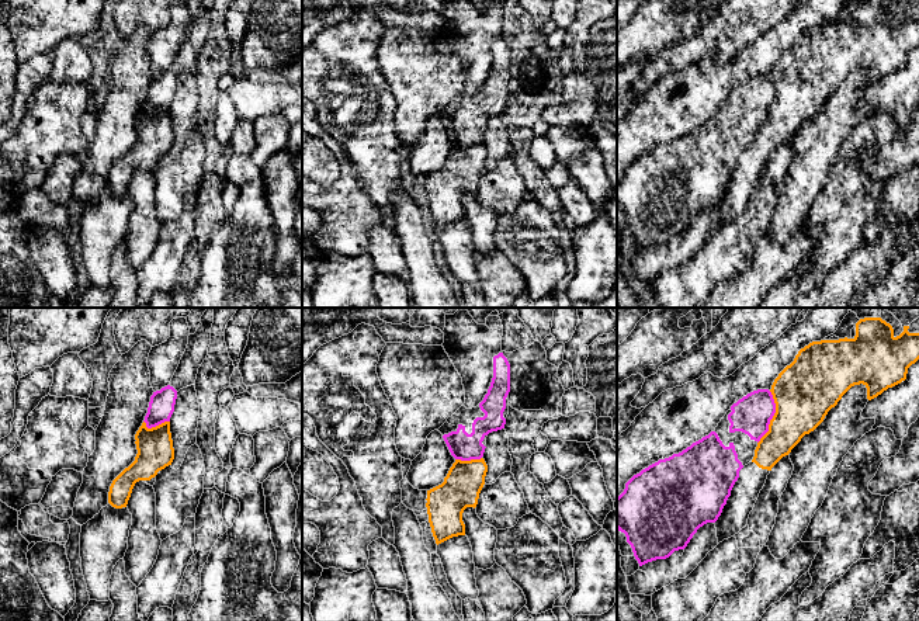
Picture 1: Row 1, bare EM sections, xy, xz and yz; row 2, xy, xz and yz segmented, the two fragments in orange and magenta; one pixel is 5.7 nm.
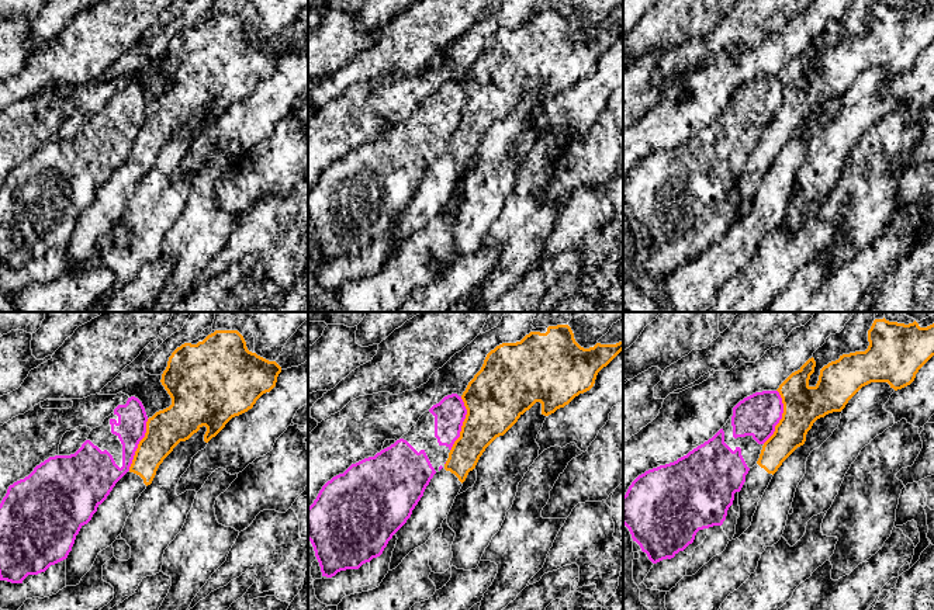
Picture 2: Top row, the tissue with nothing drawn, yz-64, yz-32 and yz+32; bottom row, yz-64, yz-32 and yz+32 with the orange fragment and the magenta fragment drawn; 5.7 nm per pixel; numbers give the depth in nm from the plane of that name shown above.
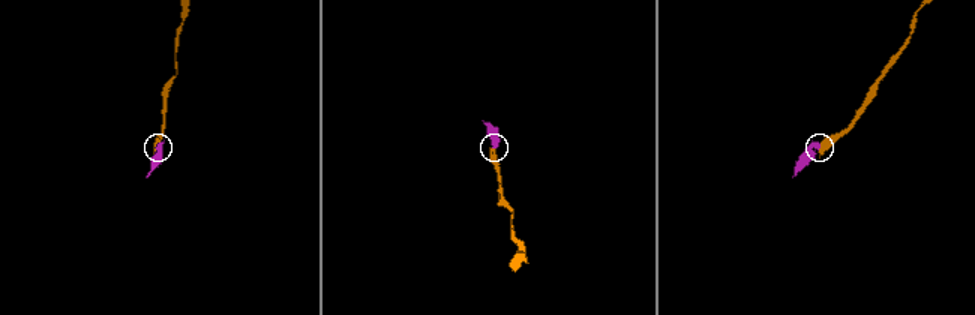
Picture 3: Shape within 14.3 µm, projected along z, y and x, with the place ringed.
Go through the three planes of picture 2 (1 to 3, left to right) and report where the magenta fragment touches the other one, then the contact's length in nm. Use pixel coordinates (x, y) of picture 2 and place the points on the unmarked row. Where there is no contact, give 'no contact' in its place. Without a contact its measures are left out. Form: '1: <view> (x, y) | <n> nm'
1: yz-64 (138, 130) | 320 nm
2: yz-32 (463, 108) | 320 nm
3: yz+32 (782, 101) | 320 nm

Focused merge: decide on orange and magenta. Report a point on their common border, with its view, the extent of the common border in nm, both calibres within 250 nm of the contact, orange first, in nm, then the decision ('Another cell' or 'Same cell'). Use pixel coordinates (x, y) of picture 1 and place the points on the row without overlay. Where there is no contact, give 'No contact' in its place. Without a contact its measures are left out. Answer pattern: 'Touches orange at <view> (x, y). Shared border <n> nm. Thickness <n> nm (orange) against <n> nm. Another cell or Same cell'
Touches orange at yz (773, 103). Shared border 320 nm. Thickness 360 nm (orange) against 220 nm. Another cell

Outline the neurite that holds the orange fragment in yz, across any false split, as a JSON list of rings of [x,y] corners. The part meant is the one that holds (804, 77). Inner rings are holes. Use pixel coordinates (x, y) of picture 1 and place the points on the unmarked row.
[[[864,3],[856,8],[853,24],[812,27],[798,37],[771,70],[776,98],[769,117],[757,128],[753,145],[739,156],[731,181],[714,208],[718,229],[735,222],[748,209],[771,153],[823,107],[852,72],[863,69],[871,86],[906,65],[908,53],[919,45],[919,18],[909,18],[908,14],[904,11],[904,17],[895,22],[892,11],[881,3]]]

